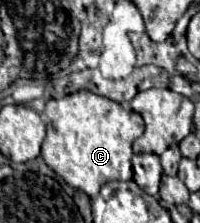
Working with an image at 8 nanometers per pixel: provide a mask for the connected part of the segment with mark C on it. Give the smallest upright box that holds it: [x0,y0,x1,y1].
[42,91,144,197]

